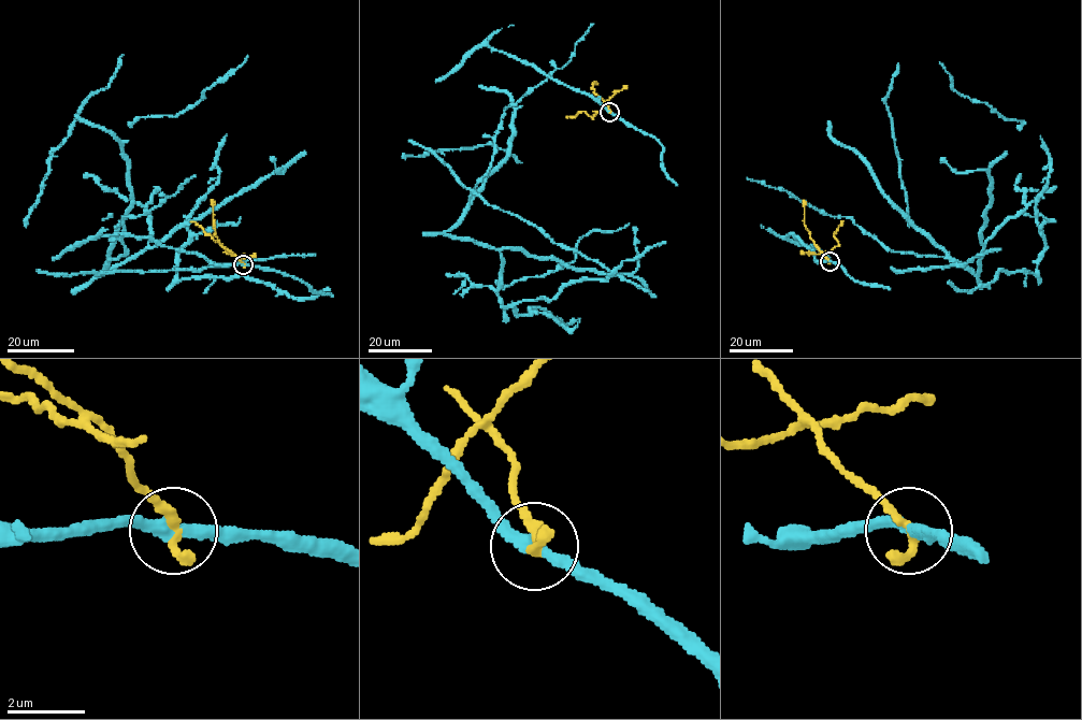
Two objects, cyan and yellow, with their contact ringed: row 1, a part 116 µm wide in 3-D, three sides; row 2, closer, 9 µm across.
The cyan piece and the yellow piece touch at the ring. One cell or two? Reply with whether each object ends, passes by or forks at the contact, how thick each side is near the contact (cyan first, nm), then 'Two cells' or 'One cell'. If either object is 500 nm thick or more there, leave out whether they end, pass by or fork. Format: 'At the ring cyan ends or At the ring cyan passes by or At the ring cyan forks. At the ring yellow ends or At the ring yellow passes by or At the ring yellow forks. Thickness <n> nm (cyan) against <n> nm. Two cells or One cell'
At the ring cyan passes by. At the ring yellow ends. Thickness 280 nm (cyan) against 320 nm. Two cells

